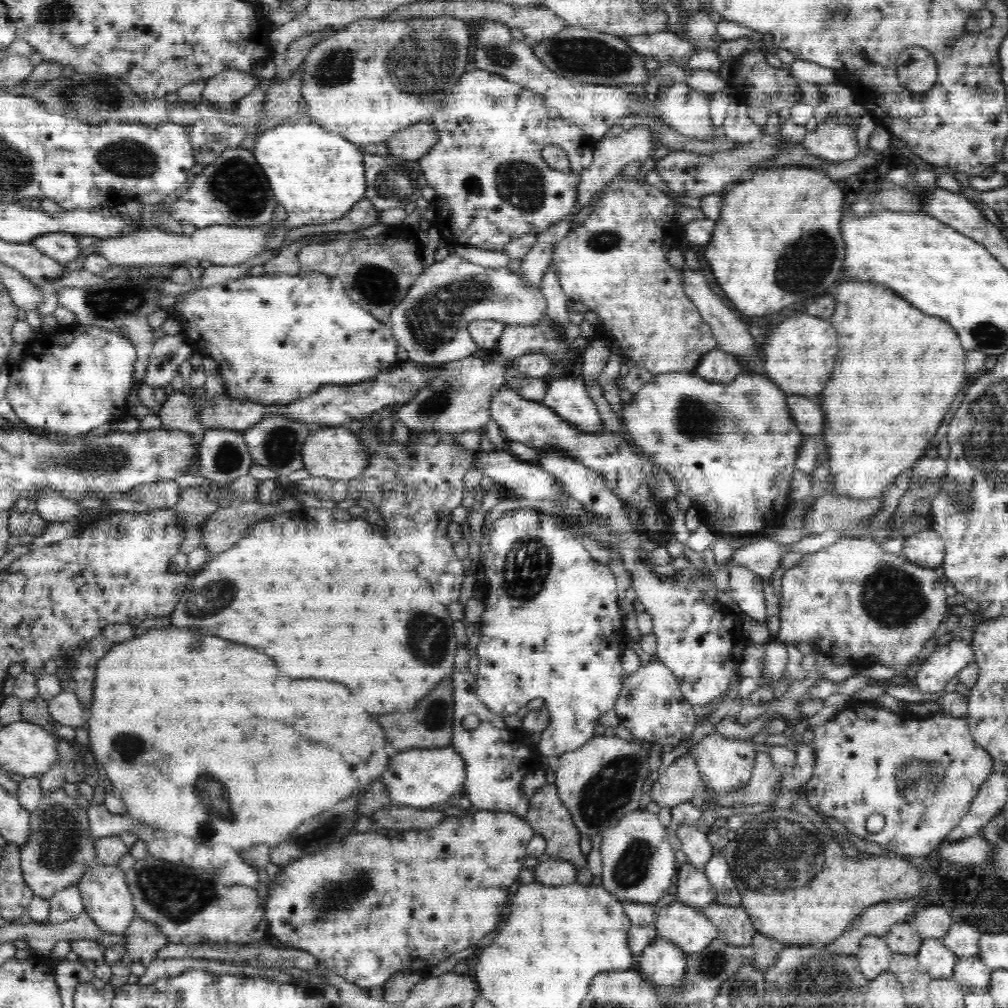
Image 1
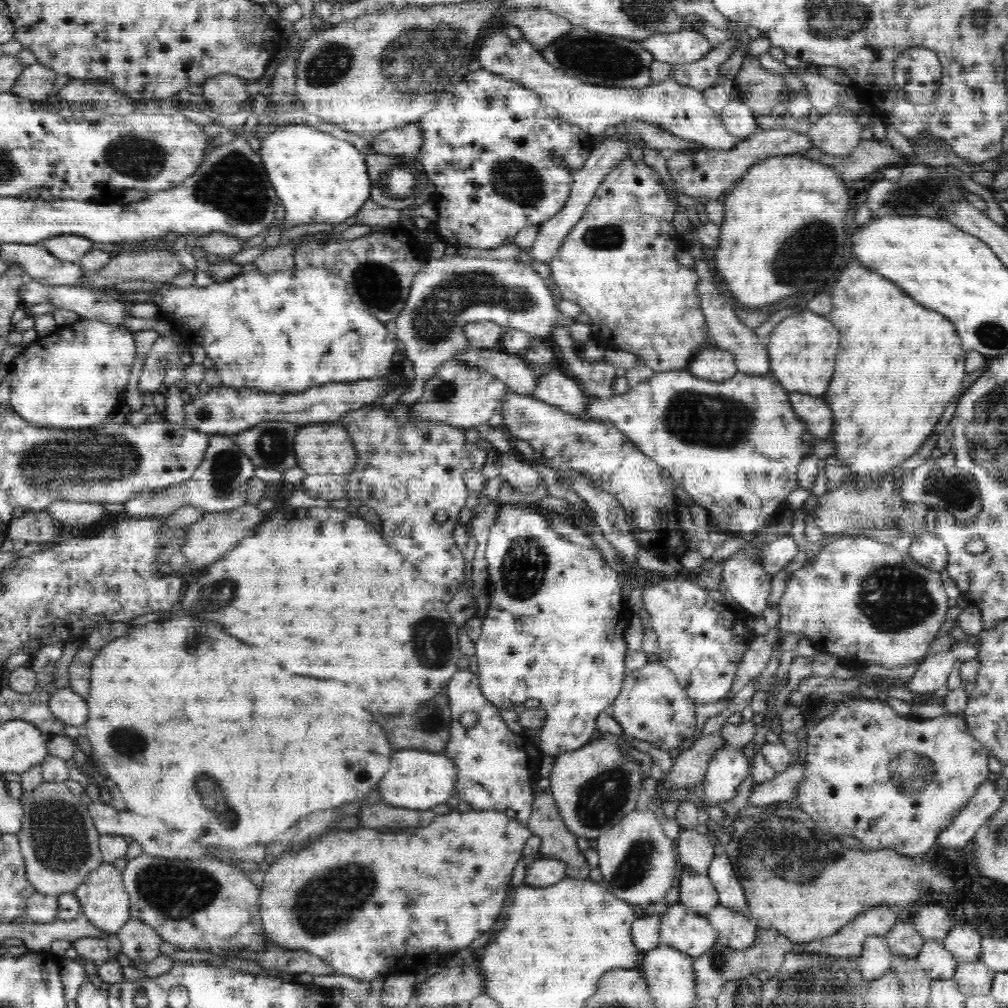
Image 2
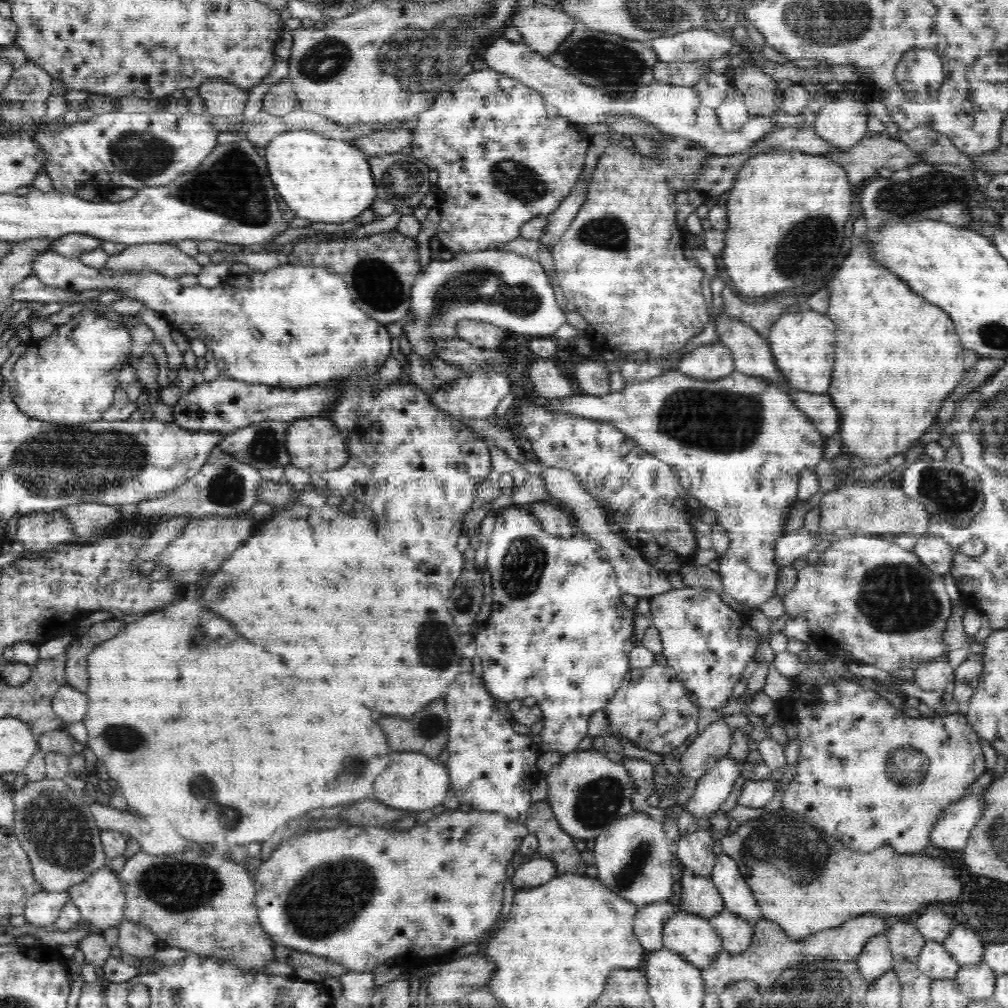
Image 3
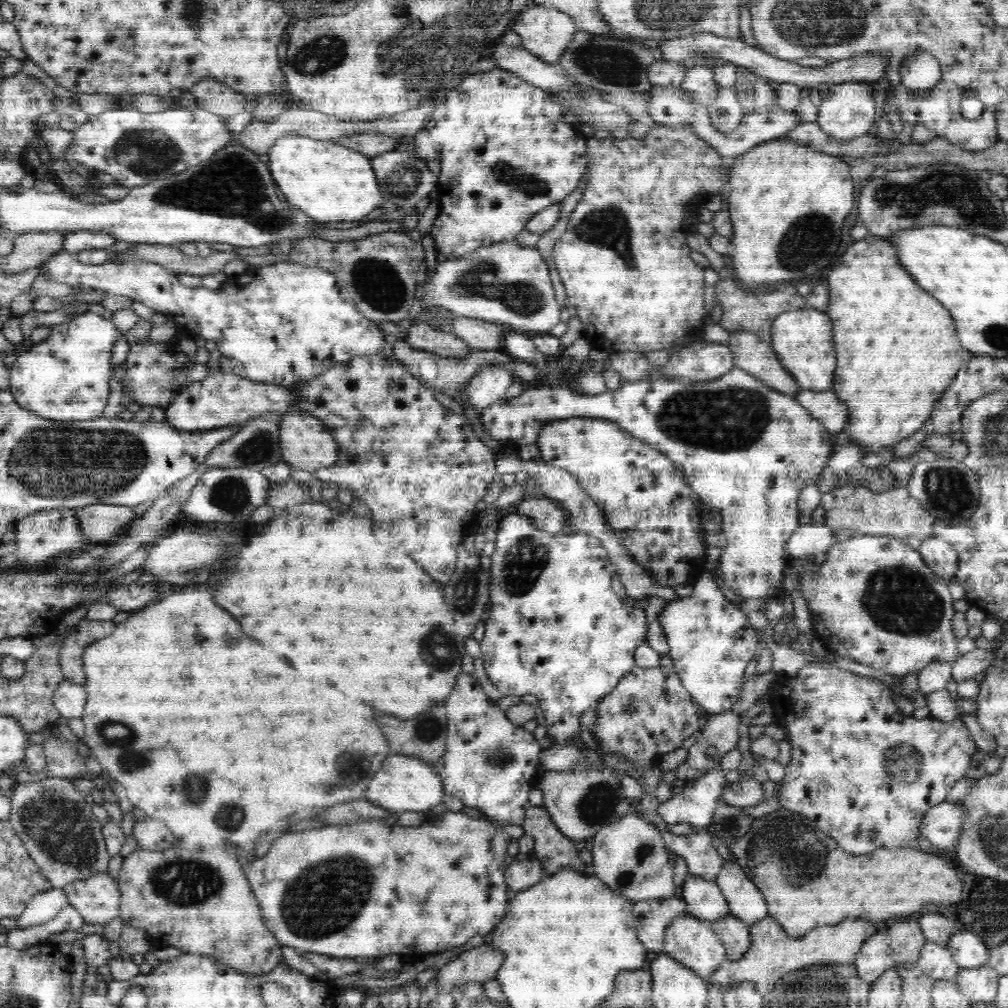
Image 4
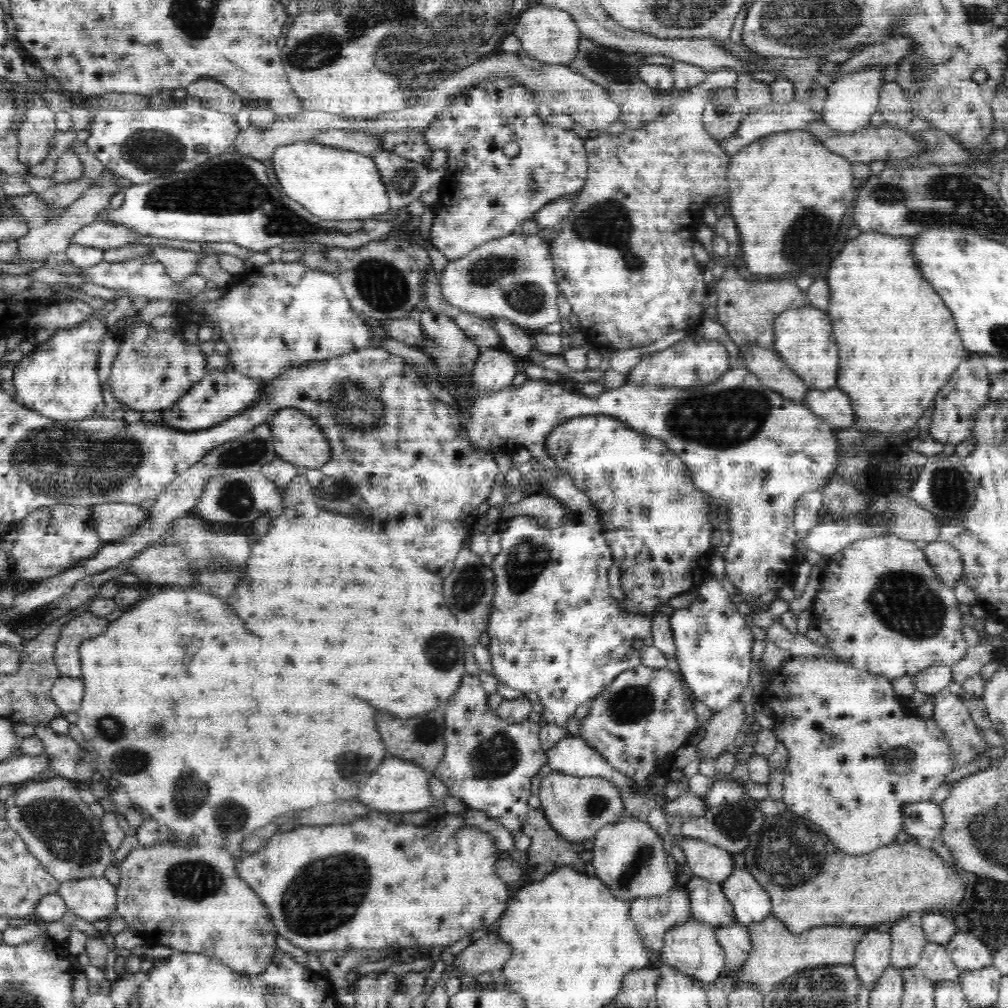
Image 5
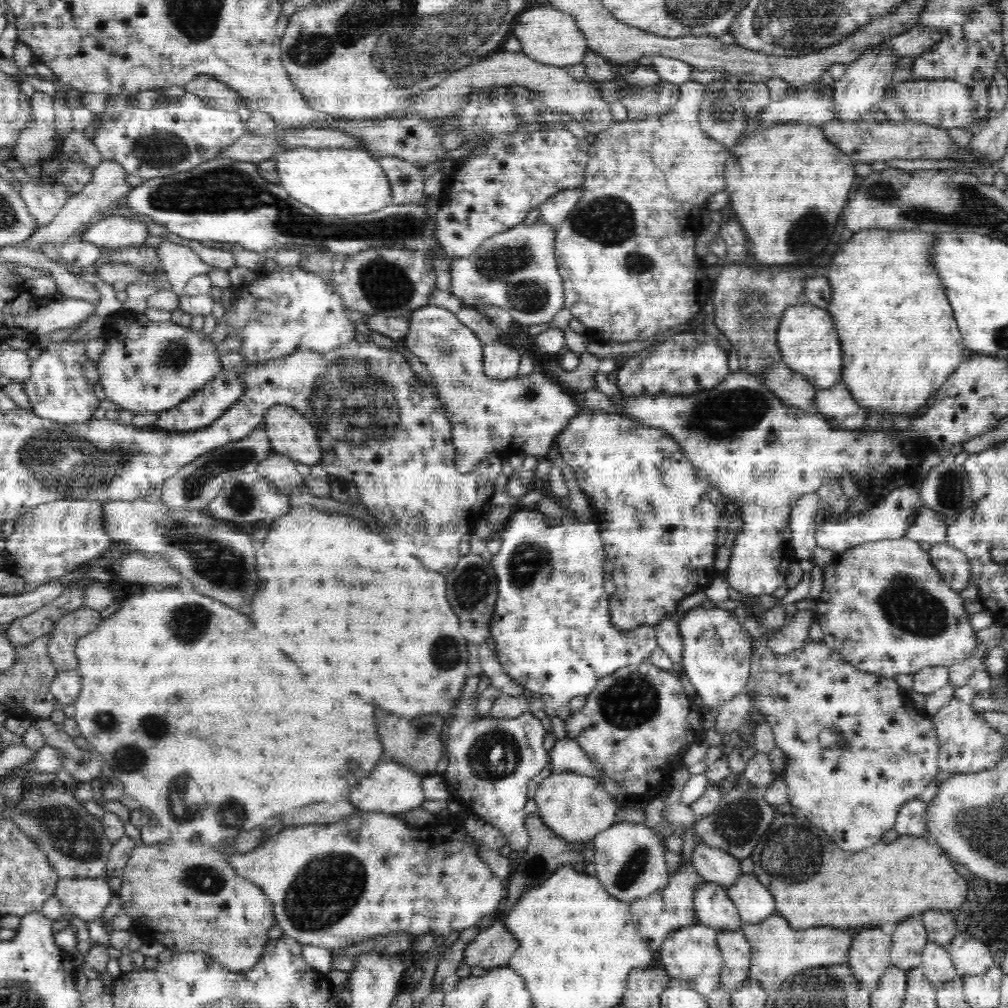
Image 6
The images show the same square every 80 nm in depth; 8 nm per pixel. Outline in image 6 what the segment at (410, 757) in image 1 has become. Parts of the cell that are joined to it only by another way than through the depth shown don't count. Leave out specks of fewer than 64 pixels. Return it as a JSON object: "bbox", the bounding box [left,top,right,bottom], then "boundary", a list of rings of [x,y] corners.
{"bbox":[347,760,424,815],"boundary":[[[381,760],[368,774],[362,778],[348,794],[347,800],[357,809],[370,812],[380,812],[392,815],[398,812],[406,813],[409,810],[417,809],[424,802],[424,791],[420,787],[422,776],[412,772],[408,767],[392,760]]]}

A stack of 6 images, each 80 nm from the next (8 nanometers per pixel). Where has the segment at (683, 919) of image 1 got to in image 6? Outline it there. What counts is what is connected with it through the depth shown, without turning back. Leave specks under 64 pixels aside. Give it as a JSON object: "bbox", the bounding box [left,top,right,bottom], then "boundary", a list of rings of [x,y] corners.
{"bbox":[660,923,724,997],"boundary":[[[696,923],[675,930],[666,939],[660,950],[661,966],[675,980],[686,982],[688,987],[704,997],[714,989],[721,987],[721,973],[724,967],[722,952],[717,944],[720,930],[711,926]]]}

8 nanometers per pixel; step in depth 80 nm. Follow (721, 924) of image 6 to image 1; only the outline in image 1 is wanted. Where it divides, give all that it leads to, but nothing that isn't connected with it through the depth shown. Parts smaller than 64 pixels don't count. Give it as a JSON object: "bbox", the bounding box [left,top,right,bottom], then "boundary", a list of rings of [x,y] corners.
{"bbox":[677,862,716,910],"boundary":[[[685,862],[677,869],[677,898],[685,905],[701,910],[715,902],[716,889],[703,870]]]}

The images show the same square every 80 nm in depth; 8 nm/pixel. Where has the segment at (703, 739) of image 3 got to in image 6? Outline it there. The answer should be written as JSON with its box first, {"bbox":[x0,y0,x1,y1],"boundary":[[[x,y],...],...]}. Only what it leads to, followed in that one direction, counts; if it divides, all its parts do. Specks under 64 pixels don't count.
{"bbox":[714,692,752,739],"boundary":[[[746,692],[737,694],[718,708],[719,713],[716,717],[714,728],[721,733],[725,739],[746,722],[746,716],[752,713],[752,701]]]}

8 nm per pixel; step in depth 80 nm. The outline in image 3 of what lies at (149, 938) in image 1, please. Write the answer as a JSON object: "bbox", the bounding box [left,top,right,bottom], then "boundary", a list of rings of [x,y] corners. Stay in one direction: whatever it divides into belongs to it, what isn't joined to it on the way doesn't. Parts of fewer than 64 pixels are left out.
{"bbox":[116,920,158,959],"boundary":[[[126,920],[120,923],[117,929],[119,942],[116,946],[120,948],[122,954],[141,959],[154,957],[158,951],[158,939],[150,929]]]}

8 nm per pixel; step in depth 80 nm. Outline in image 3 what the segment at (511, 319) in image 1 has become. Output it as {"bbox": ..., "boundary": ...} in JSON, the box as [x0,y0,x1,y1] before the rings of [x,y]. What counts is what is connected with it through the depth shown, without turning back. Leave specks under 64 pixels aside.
{"bbox":[402,247,566,360],"boundary":[[[502,247],[484,249],[453,256],[450,260],[431,261],[415,278],[411,290],[411,303],[406,324],[402,327],[411,352],[428,360],[436,357],[436,342],[457,338],[456,324],[460,320],[486,321],[504,327],[510,335],[523,337],[552,335],[566,322],[565,312],[554,298],[554,289],[539,262],[516,253],[501,251]]]}

